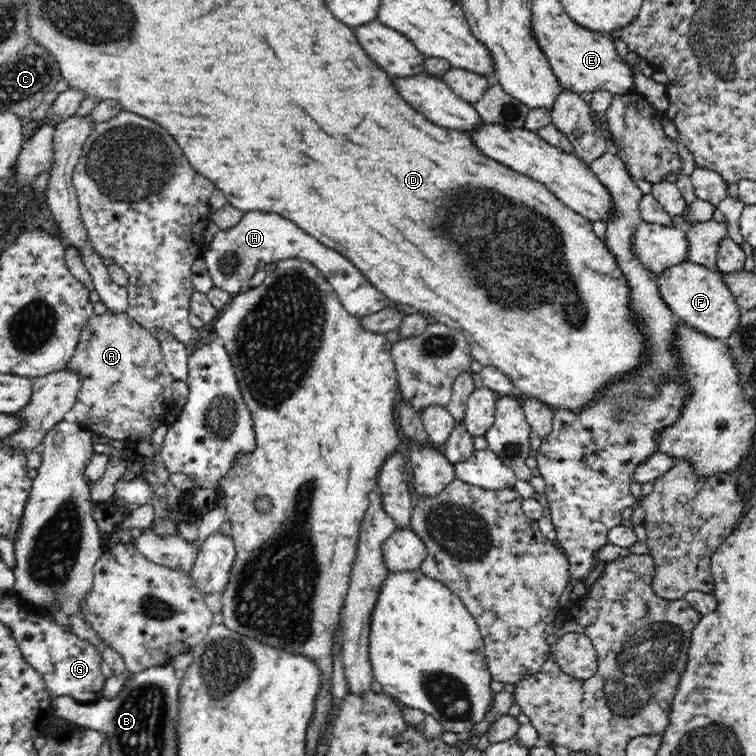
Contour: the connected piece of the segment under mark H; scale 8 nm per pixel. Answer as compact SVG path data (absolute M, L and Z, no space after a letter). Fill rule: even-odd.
M262 211L243 213L236 226L228 230L220 229L214 235L208 250L203 251L202 255L214 287L233 295L250 288L248 281L254 276L259 262L274 263L282 258L301 258L311 262L334 287L344 308L354 316L365 317L393 304L393 301L370 283L354 263L318 242L316 238L298 228L294 222L276 213Z

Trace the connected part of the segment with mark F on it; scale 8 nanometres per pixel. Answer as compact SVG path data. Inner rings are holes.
M684 260L666 268L657 276L657 281L662 298L675 316L699 333L708 338L722 340L728 338L738 326L742 311L731 290L722 280L720 271Z

